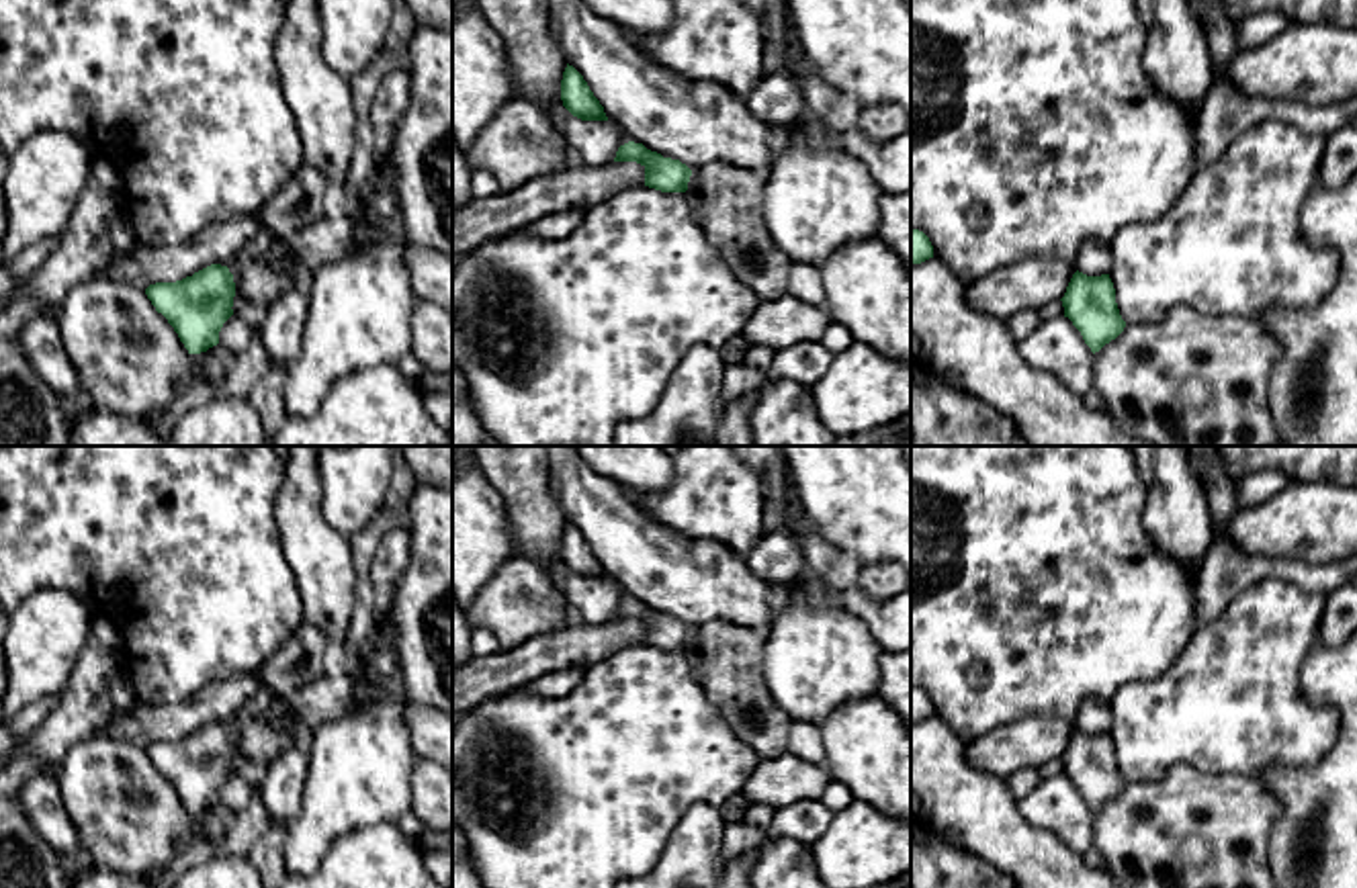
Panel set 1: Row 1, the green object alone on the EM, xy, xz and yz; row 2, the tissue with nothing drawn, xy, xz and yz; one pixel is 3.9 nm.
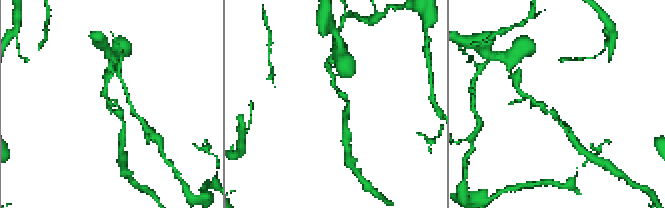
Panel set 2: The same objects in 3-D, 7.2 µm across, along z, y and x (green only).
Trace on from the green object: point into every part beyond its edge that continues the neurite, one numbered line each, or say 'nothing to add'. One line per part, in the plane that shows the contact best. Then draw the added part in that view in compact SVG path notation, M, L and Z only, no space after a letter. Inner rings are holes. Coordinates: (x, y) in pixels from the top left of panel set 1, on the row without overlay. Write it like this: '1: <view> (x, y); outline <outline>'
nothing to add

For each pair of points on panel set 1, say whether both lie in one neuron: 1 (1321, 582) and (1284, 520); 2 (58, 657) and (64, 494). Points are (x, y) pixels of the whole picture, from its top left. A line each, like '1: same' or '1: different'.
1: different
2: different

